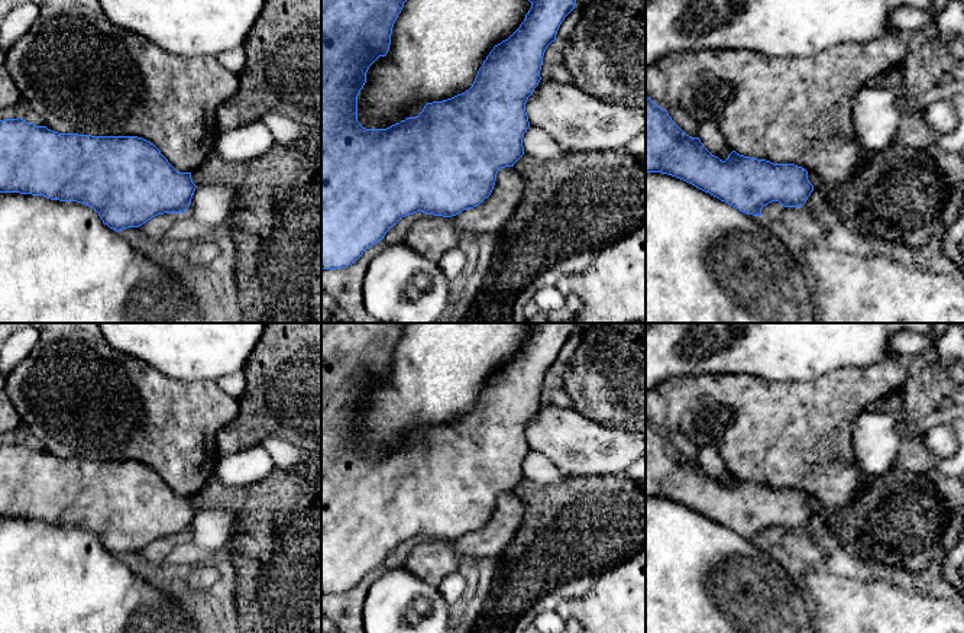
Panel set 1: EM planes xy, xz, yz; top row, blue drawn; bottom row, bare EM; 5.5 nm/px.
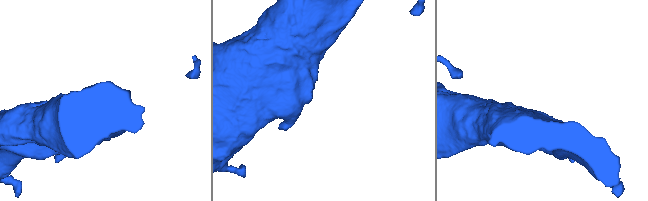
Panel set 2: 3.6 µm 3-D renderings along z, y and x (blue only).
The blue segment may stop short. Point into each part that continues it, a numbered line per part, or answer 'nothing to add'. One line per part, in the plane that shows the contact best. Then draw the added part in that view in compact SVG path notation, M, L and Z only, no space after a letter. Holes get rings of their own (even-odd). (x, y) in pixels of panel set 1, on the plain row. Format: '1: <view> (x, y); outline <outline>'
nothing to add

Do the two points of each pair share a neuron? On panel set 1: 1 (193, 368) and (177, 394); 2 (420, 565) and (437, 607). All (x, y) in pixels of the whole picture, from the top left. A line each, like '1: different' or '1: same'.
1: different
2: different

